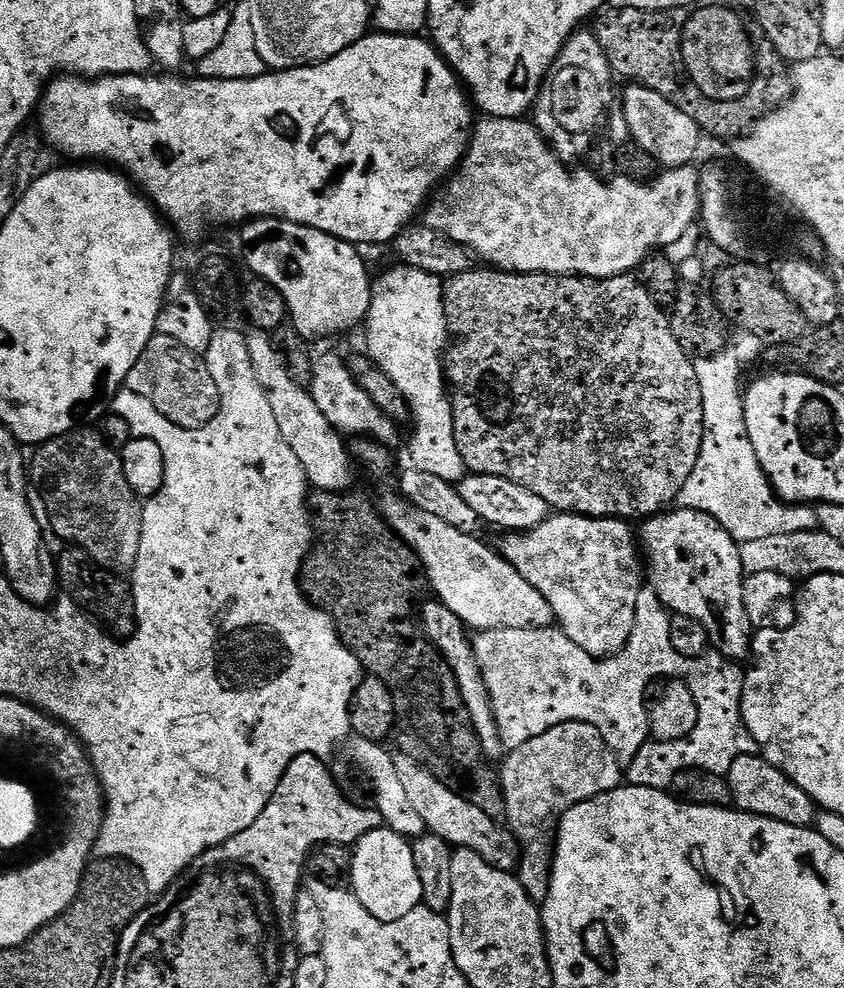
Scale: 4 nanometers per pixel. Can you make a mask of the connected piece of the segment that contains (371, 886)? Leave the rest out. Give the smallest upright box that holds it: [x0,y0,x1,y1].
[351,826,424,922]

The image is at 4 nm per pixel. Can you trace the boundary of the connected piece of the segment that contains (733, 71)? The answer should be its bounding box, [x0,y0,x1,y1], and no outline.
[684,6,750,98]

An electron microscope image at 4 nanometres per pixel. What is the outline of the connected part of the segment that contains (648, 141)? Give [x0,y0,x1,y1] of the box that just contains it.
[624,84,702,169]

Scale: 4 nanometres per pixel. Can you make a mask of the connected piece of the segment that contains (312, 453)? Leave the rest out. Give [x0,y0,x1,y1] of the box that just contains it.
[247,330,353,492]

